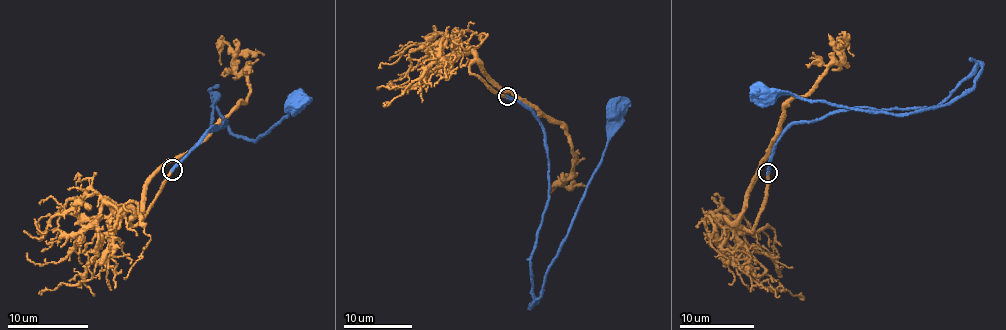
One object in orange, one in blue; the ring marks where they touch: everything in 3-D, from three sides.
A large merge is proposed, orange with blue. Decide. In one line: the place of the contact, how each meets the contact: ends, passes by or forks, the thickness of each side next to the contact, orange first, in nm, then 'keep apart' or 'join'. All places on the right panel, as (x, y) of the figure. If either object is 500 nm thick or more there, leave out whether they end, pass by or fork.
at (767, 172); orange passes by; blue ends there; 170 nm thick on the orange side, 260 nm on the other; join

